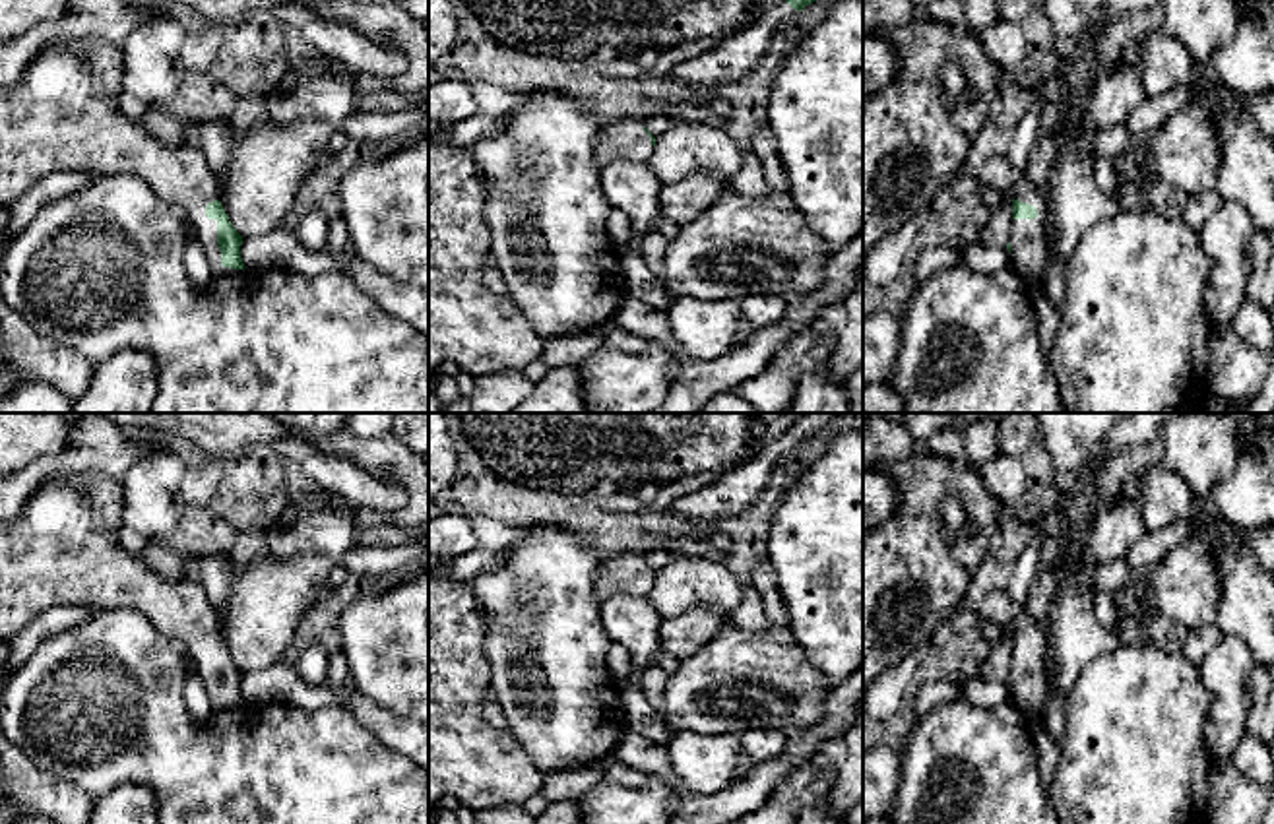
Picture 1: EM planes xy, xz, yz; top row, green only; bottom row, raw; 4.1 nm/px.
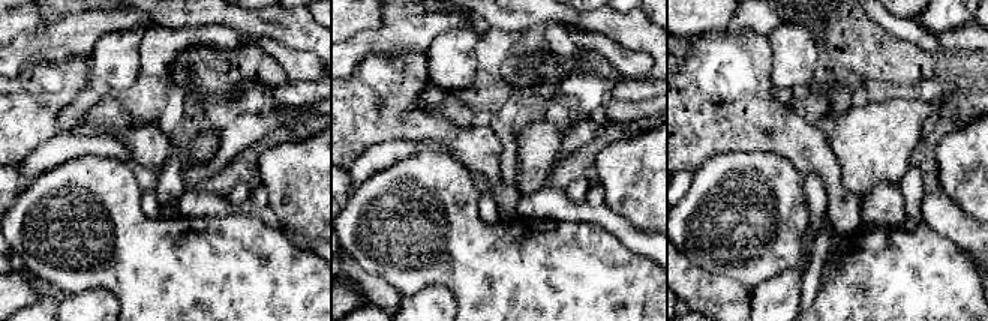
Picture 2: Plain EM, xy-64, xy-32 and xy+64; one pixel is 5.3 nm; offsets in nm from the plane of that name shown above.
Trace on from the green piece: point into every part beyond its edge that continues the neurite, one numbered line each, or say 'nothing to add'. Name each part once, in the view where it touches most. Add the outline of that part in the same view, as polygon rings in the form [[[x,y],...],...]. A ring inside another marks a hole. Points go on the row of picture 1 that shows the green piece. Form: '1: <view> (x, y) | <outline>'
1: xy (63, 115) | [[[103,39],[54,43],[29,62],[14,85],[0,87],[0,204],[17,202],[52,173],[132,174],[182,213],[206,252],[213,277],[244,271],[221,266],[217,221],[206,217],[206,206],[217,200],[217,176],[202,149],[194,140],[165,145],[140,120],[124,116],[118,109],[122,72],[120,45]]]

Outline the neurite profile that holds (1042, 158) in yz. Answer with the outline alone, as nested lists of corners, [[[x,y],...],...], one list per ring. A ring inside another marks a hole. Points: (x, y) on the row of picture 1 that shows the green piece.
[[[1059,130],[1037,134],[1026,163],[1028,180],[1041,190],[1049,202],[1051,171],[1059,155]]]

